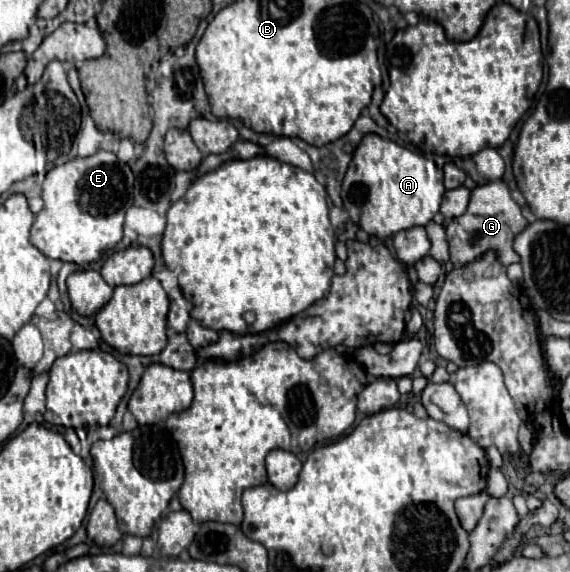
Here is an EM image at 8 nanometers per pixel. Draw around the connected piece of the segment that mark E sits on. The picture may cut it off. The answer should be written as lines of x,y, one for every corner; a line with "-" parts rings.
100,150
90,158
76,158
46,174
42,186
44,208
34,218
30,242
46,256
78,266
96,262
122,240
126,208
132,206
134,174
112,152

